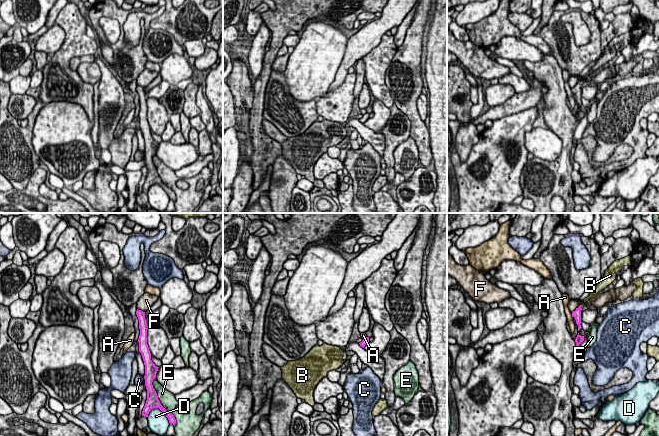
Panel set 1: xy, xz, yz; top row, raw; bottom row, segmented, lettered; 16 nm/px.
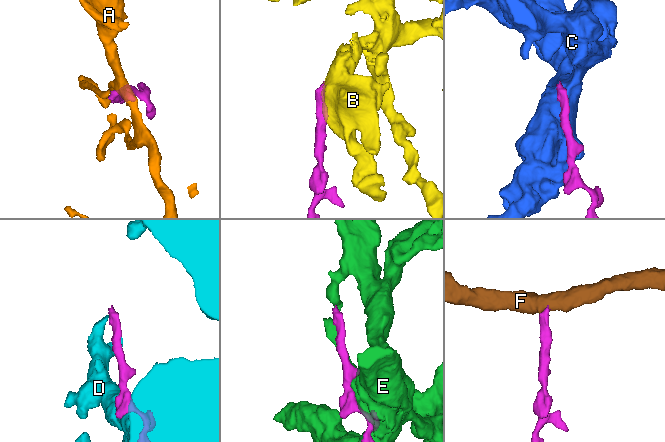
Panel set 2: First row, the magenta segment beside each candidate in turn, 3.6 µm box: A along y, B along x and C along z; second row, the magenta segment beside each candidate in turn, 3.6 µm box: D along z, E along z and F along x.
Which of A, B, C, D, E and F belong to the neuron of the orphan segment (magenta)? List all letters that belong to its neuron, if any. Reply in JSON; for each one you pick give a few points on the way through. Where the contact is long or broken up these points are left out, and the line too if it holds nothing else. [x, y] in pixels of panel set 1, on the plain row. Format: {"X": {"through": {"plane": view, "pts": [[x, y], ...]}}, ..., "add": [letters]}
{"B": {"through": {"plane": "yz", "pts": [[576, 90], [580, 83], [591, 72]]}}, "add": ["B"]}

